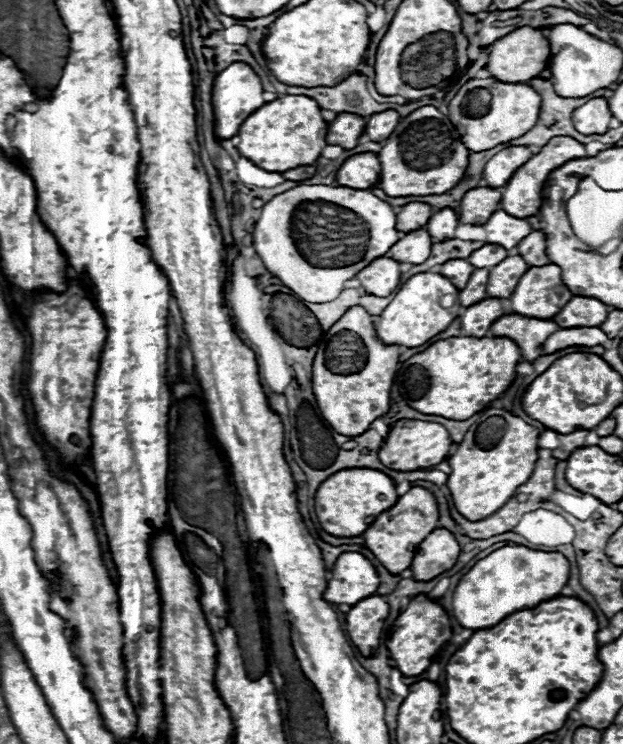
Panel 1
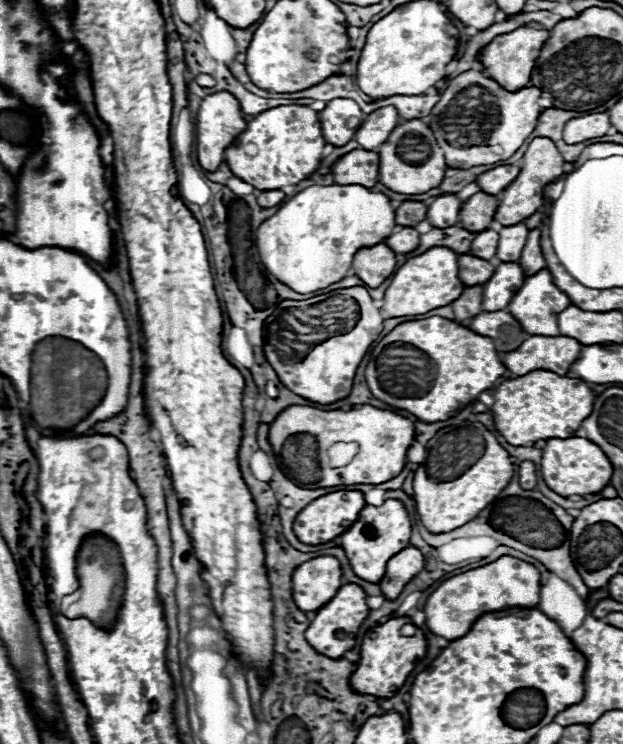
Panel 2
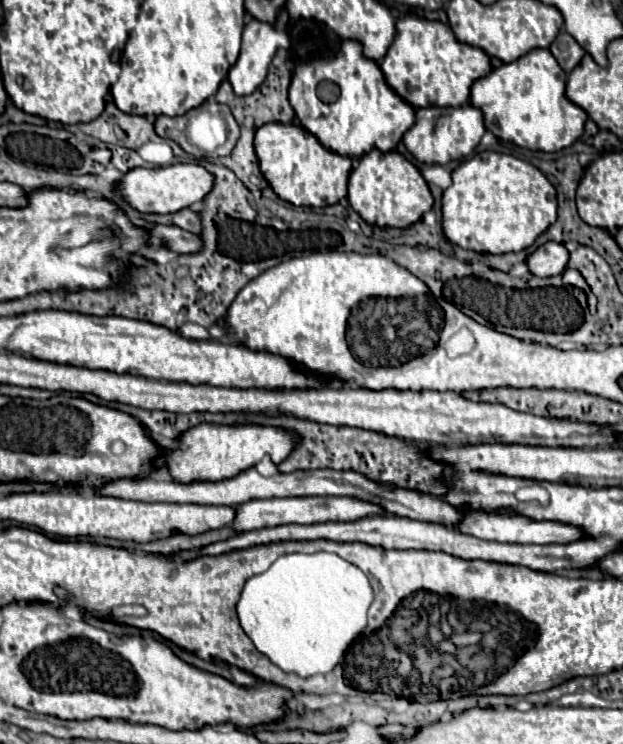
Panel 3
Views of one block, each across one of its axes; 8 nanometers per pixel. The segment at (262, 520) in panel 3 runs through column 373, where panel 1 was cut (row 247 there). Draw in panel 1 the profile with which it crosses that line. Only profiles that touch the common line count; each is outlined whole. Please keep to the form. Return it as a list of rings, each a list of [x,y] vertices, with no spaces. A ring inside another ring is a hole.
[[[496,210],[490,220],[484,224],[486,234],[488,234],[488,244],[500,244],[506,250],[512,250],[514,246],[518,246],[520,240],[524,240],[532,228],[526,220],[522,218],[514,218],[510,214],[506,214],[504,210]]]

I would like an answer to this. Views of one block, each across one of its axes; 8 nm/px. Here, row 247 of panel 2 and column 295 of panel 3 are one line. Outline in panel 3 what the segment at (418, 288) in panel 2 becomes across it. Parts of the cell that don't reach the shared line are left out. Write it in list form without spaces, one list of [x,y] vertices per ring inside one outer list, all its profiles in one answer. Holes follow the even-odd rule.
[[[200,424],[182,434],[180,442],[186,444],[186,450],[166,448],[166,456],[160,458],[154,466],[166,468],[170,476],[178,482],[192,480],[222,480],[236,476],[240,470],[246,470],[260,462],[262,458],[270,458],[274,464],[282,462],[296,444],[296,434],[280,430],[280,428],[264,428],[264,426],[222,426],[222,424]]]

